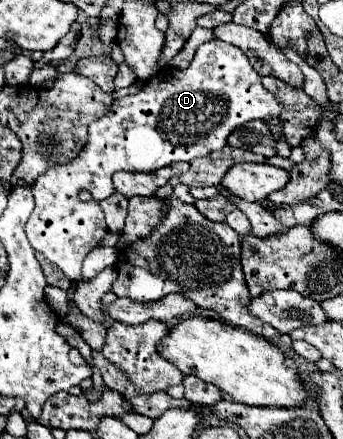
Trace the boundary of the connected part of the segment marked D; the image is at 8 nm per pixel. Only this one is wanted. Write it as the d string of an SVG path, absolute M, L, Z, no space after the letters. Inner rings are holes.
M220 39L206 41L204 45L198 47L192 63L186 69L164 67L154 77L150 77L136 95L116 99L110 105L108 113L90 125L88 145L82 149L80 155L68 165L58 165L48 169L44 175L40 175L34 181L32 193L36 199L36 207L26 223L26 235L30 245L36 251L40 251L46 259L50 259L54 265L58 265L68 279L72 281L80 279L84 257L98 245L98 241L108 231L98 201L114 193L112 175L116 171L156 171L174 161L192 161L196 157L204 157L210 151L226 147L228 135L236 131L240 125L246 125L248 121L254 119L268 119L268 117L280 119L282 109L284 109L282 101L278 97L272 97L272 93L264 89L262 77L252 69L242 49L228 45ZM82 189L90 191L94 201L82 203L78 199L78 191Z

